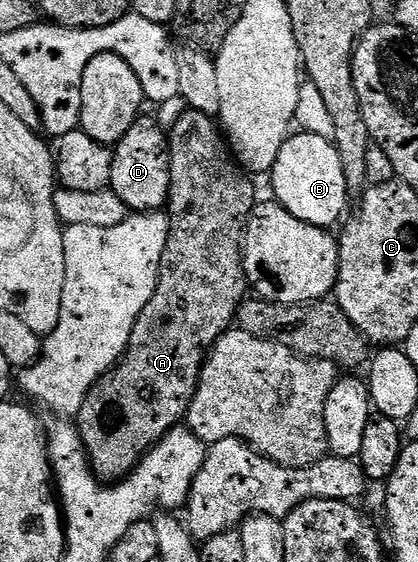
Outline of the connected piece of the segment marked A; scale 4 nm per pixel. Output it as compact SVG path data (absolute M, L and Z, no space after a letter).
M184 110L172 128L170 124L168 149L172 159L166 205L168 241L156 289L134 322L123 356L86 394L82 410L74 418L88 462L101 482L125 480L140 459L187 417L209 352L236 324L240 305L250 292L244 277L244 230L248 215L258 203L253 177L236 163L219 123L201 112Z

